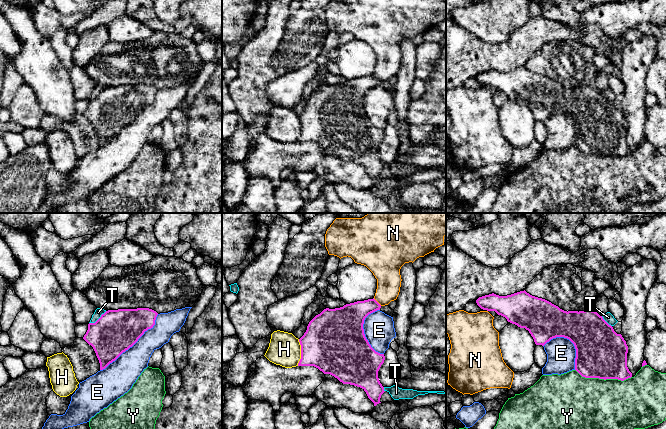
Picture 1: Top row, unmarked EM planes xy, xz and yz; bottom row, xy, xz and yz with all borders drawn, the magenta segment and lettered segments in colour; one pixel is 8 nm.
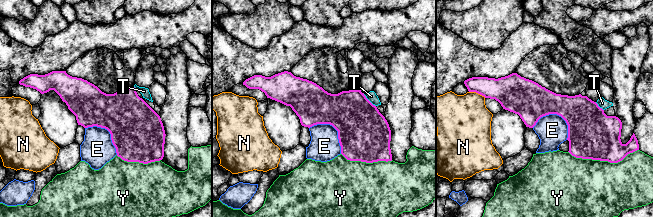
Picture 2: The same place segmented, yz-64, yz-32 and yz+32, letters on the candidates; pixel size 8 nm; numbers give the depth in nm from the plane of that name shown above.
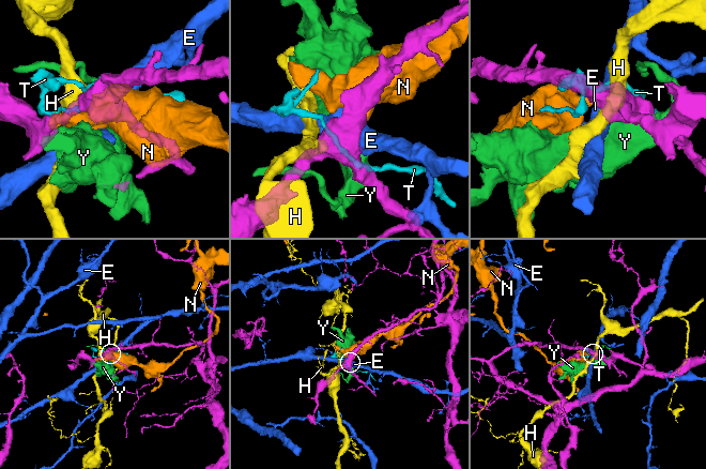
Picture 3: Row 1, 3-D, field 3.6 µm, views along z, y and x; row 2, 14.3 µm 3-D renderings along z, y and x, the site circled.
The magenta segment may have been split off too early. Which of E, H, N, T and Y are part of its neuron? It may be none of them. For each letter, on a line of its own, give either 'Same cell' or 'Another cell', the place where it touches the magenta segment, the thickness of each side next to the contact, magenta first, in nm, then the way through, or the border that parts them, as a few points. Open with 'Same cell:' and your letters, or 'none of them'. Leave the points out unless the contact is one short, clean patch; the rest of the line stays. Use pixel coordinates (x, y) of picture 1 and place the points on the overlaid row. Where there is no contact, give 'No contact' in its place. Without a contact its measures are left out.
Same cell: none of them
E: Another cell. Touches magenta at xy (132, 345). Thickness 340 nm (magenta) against 240 nm
H: Another cell. Touches magenta at xz (301, 352). Thickness 440 nm (magenta) against 260 nm. Boundary: xz (299, 339), (300, 360), (297, 365)
N: Another cell. Touches magenta at xz (376, 301). Thickness 220 nm (magenta) against 200 nm
T: Another cell. Touches magenta at xy (98, 319). Thickness 340 nm (magenta) against 70 nm
Y: Another cell. Touches magenta at yz (603, 378). Thickness 400 nm (magenta) against 420 nm

